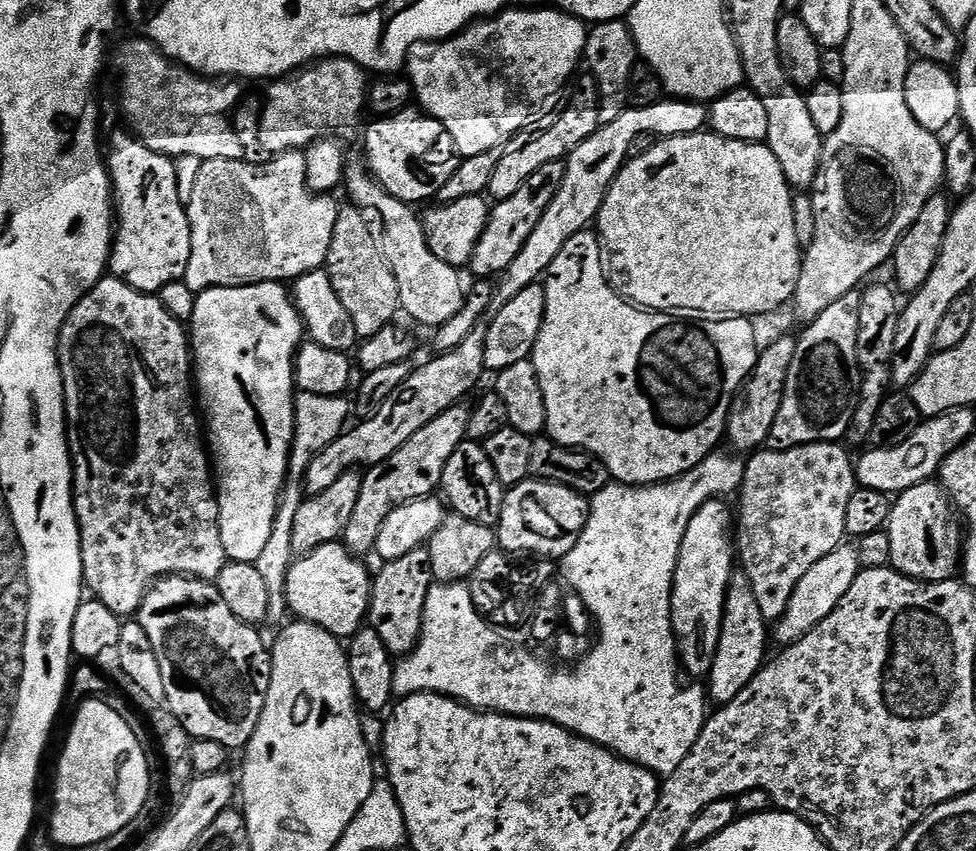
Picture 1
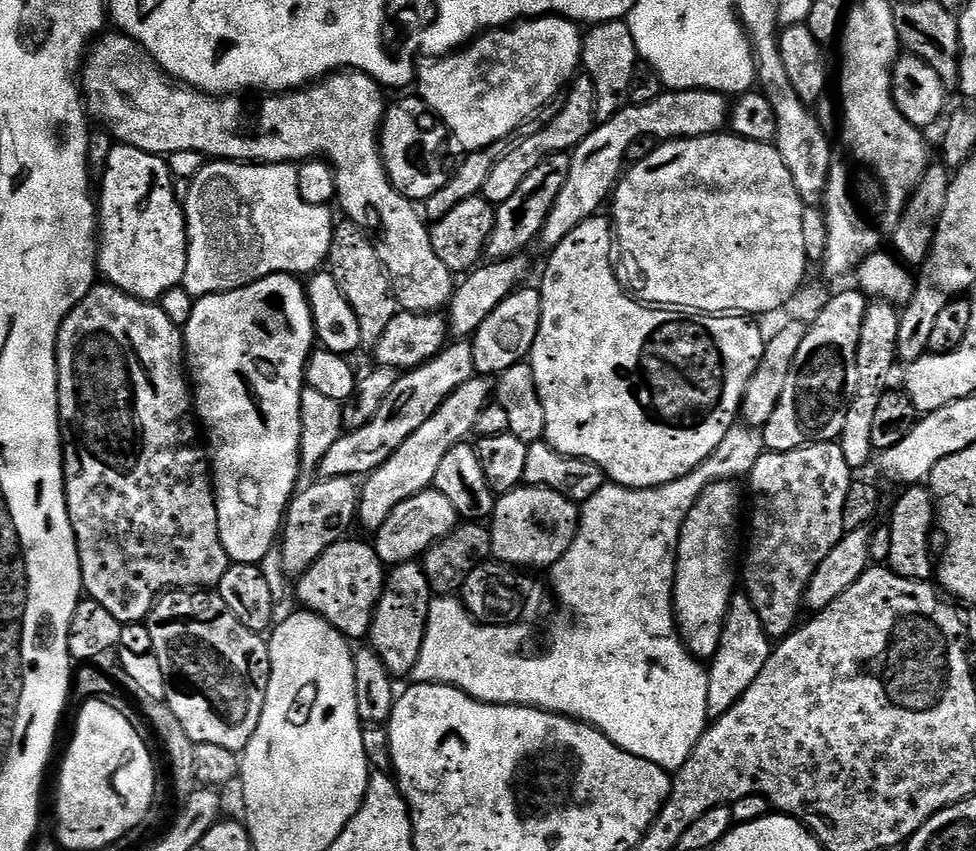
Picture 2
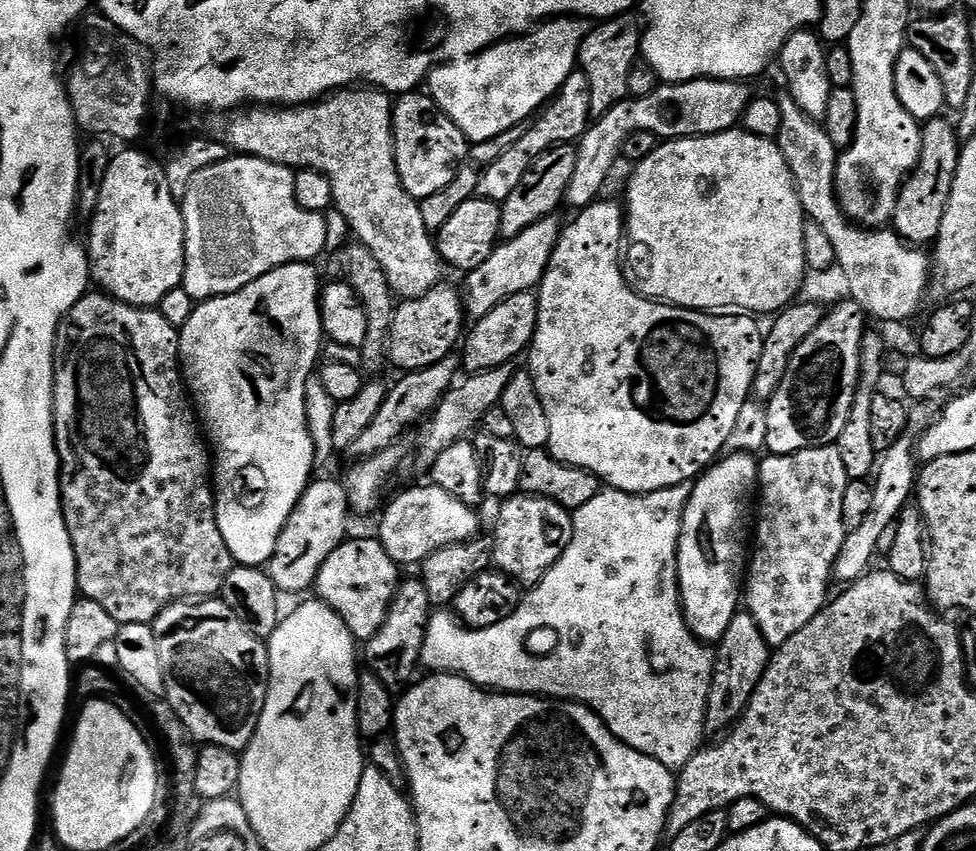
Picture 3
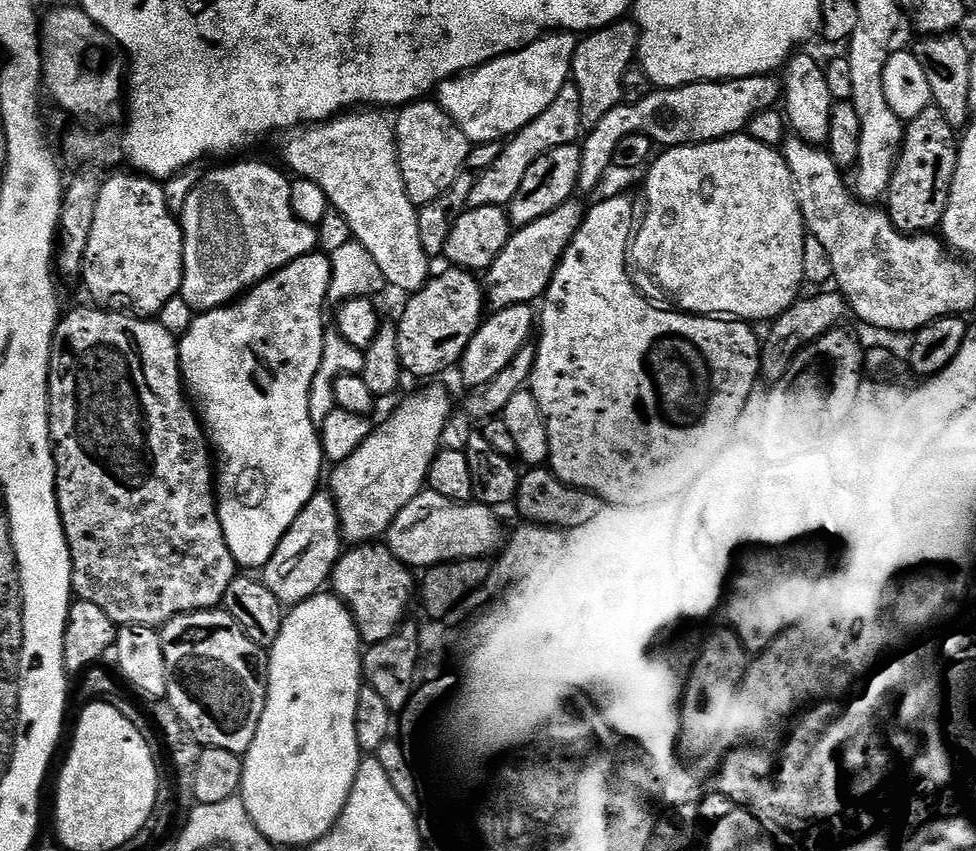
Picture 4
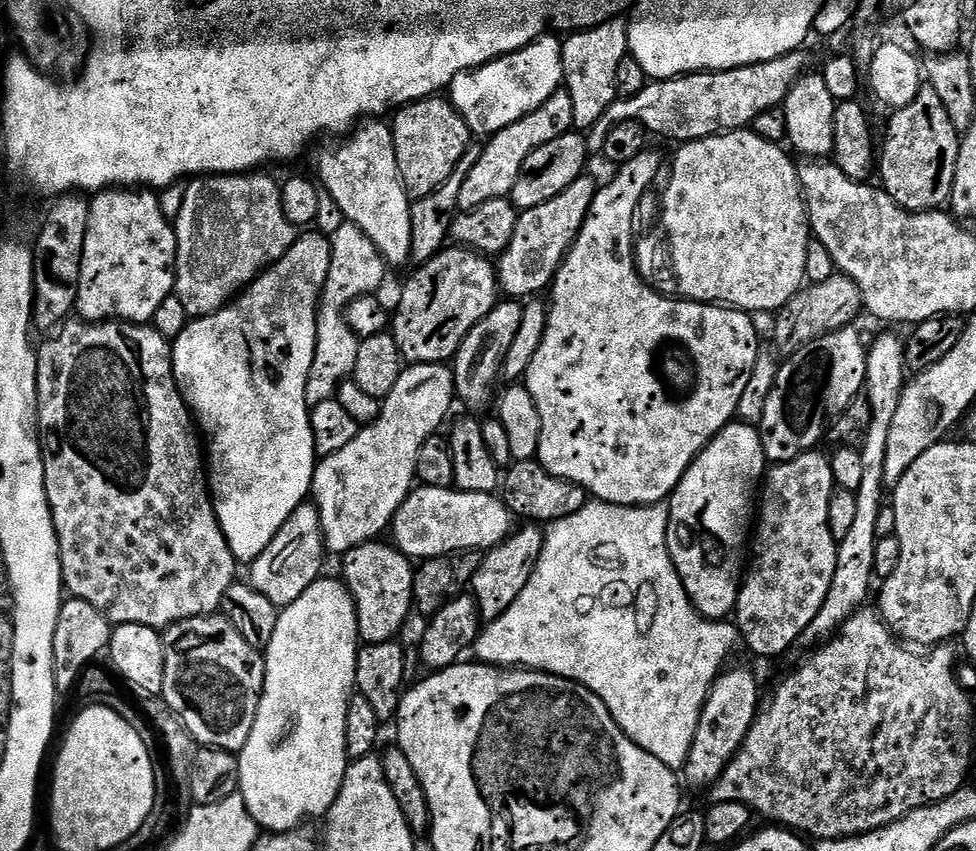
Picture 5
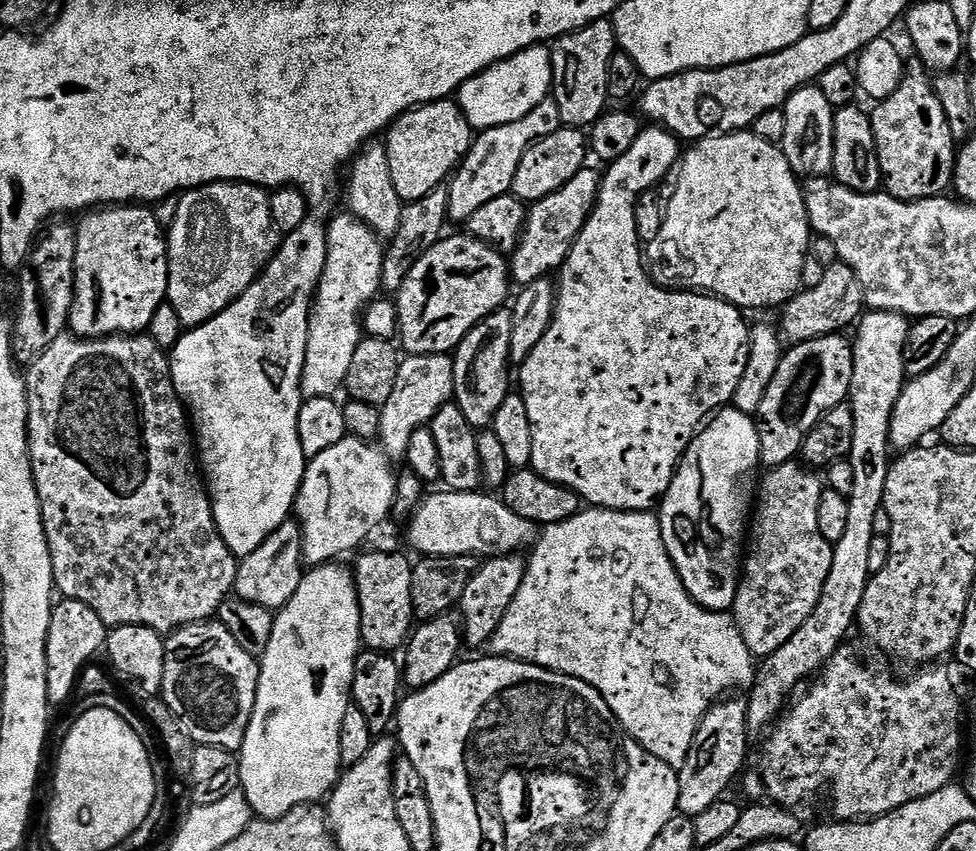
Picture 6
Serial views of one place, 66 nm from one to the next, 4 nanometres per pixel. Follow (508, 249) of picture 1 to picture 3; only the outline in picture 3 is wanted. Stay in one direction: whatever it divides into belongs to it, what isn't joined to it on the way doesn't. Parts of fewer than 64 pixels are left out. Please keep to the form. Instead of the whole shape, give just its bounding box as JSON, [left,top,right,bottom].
[500,144,576,238]

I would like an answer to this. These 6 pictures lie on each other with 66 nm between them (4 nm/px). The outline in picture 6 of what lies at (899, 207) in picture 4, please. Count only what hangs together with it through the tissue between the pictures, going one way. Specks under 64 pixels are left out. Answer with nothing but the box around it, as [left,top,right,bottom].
[870,62,958,200]

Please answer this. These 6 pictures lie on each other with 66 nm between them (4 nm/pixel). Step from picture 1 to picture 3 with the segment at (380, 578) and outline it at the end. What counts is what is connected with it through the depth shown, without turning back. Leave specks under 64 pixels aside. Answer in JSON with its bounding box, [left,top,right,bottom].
[362,579,430,690]

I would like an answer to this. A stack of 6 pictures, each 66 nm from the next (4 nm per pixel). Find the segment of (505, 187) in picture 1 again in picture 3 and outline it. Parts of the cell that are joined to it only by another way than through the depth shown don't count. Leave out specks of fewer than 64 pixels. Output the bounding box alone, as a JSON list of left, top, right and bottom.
[507,70,590,188]

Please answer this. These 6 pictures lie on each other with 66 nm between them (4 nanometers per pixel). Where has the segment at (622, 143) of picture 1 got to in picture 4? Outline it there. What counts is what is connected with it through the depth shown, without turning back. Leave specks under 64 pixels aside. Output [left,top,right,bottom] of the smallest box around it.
[579,74,781,187]

